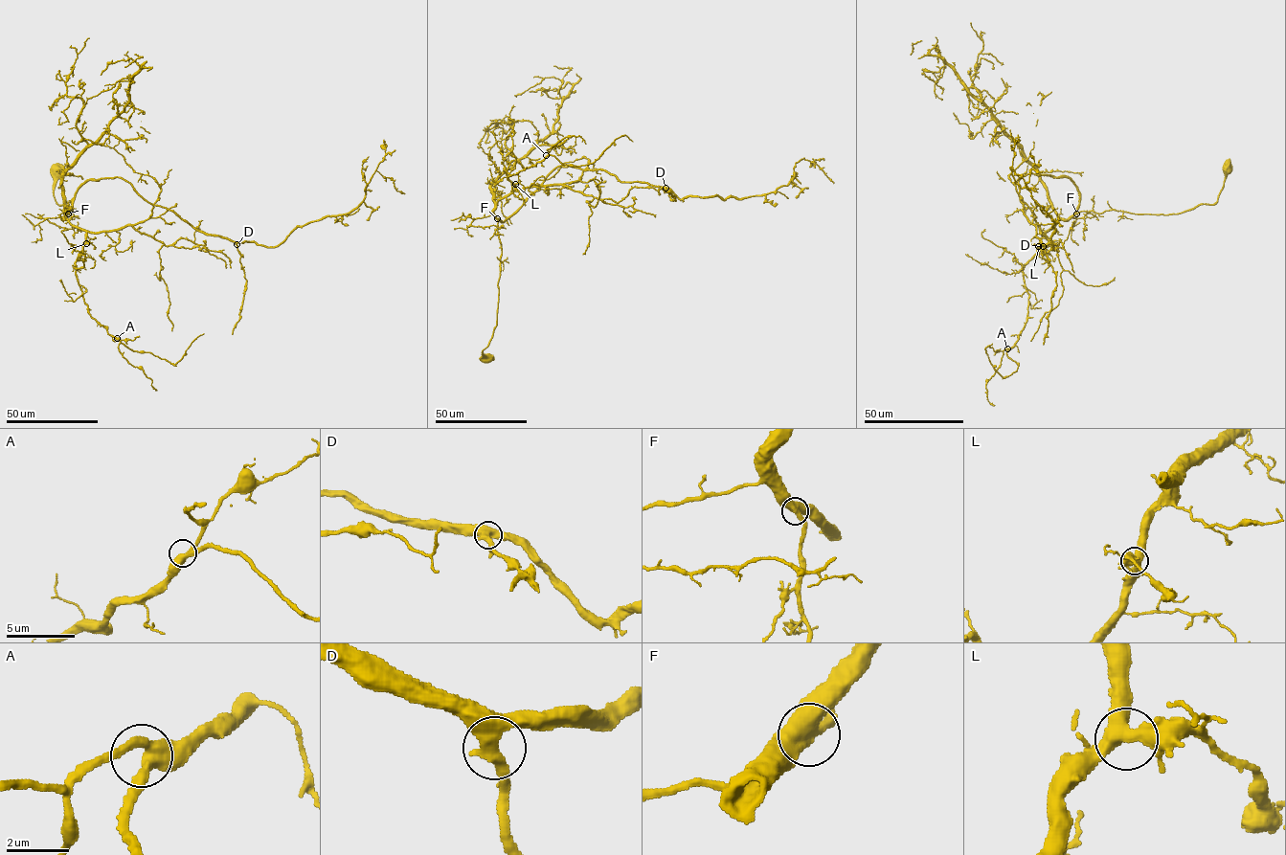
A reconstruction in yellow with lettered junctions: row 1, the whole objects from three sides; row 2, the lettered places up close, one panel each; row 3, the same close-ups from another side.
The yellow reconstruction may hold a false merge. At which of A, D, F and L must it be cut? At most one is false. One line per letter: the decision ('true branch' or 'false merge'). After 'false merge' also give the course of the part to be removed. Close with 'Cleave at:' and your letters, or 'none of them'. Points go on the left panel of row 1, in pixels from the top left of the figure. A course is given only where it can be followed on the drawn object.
A: true branch
D: true branch
F: true branch
L: true branch
Cleave at: none of them

